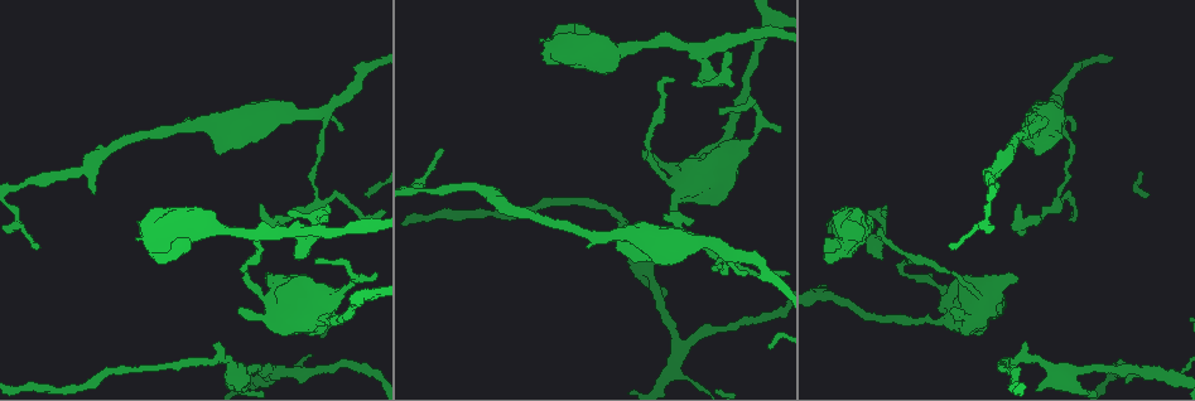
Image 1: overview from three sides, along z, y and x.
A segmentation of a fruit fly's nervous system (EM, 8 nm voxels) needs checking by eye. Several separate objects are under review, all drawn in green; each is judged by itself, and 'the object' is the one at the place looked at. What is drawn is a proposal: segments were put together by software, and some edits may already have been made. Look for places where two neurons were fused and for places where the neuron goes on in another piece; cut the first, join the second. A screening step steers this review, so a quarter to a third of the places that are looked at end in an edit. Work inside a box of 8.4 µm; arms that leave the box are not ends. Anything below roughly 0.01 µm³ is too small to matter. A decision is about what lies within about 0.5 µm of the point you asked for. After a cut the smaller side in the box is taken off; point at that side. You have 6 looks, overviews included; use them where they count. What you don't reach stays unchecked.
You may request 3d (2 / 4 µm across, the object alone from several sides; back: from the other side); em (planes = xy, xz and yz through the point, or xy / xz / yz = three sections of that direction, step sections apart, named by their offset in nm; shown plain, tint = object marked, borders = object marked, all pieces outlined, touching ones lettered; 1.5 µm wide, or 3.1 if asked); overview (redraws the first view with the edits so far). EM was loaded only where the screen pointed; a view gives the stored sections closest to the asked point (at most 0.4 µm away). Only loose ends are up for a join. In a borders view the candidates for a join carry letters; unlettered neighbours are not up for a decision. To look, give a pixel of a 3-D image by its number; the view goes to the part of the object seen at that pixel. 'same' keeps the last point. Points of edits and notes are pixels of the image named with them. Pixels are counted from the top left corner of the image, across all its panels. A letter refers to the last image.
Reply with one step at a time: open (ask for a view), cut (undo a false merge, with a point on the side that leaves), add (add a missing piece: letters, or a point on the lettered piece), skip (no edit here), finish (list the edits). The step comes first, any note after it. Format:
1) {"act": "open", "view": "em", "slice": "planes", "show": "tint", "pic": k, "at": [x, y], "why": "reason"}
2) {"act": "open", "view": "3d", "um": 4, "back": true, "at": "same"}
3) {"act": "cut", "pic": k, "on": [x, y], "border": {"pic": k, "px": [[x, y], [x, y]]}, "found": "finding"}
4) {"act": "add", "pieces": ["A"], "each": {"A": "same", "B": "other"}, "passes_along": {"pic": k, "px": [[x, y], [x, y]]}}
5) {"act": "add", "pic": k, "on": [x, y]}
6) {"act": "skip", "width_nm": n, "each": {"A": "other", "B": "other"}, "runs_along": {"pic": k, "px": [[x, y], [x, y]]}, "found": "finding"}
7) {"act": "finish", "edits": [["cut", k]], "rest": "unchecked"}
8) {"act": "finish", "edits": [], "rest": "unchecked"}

{"act": "open", "view": "3d", "um": 2, "pic": 1, "at": [539, 41], "why": "free end"}

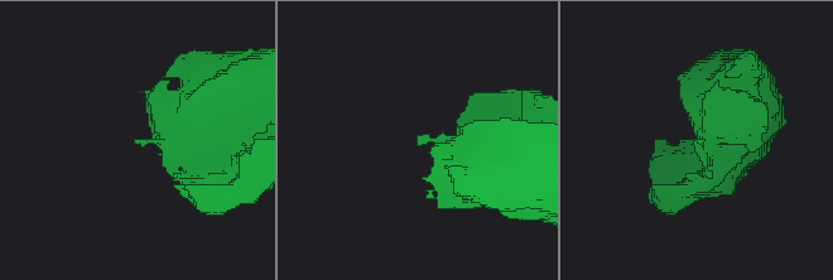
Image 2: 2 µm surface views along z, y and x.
{"act": "open", "view": "em", "slice": "planes", "show": "tint", "pic": 2, "at": [418, 137], "why": "need the tissue"}

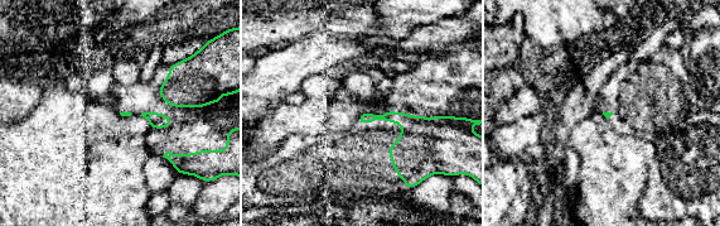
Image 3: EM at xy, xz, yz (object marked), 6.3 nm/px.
{"act": "open", "view": "em", "slice": "planes", "show": "borders", "at": "same", "why": "what lies round it"}

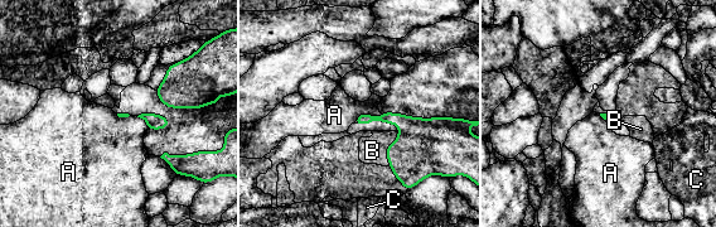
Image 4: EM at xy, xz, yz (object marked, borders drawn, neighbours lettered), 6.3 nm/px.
{"act": "add", "pieces": ["B"], "each": {"A": "other", "B": "same", "C": "other"}, "found": "the neuron continues"}

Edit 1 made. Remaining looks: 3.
{"act": "open", "view": "em", "slice": "planes", "show": "borders", "pic": 1, "at": [237, 309], "why": "branch stops here"}

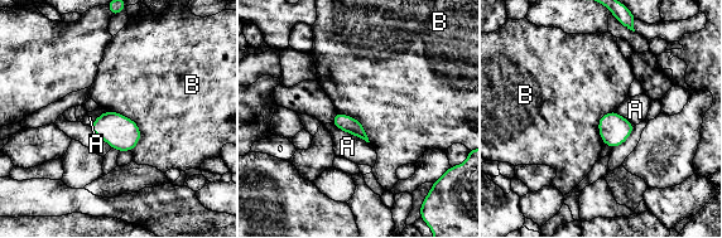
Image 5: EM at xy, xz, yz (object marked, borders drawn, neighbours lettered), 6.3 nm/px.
{"act": "skip", "each": {"A": "other", "B": "other"}, "border": {"pic": 5, "px": [[332, 124], [369, 142]]}, "found": "no lettered piece goes on from it"}

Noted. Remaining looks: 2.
{"act": "open", "view": "em", "slice": "planes", "show": "plain", "pic": 1, "at": [321, 321]}

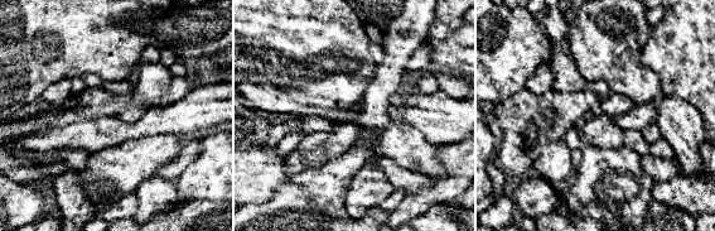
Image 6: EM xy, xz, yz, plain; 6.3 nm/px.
{"act": "open", "view": "em", "slice": "planes", "show": "borders", "at": "same"}

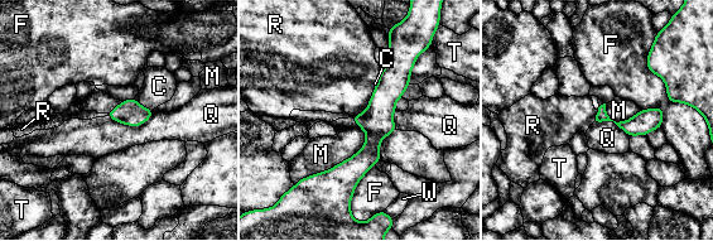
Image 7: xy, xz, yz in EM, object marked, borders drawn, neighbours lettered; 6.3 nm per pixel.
{"act": "skip", "each": {"C": "other", "F": "other", "M": "other", "Q": "other", "R": "other", "T": "other", "W": "other"}, "border": {"pic": 7, "px": [[154, 112], [135, 126], [106, 116]]}, "found": "continuous, no second neuron"}

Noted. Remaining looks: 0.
{"act": "finish", "edits": [["add", 4]], "rest": "unchecked"}

